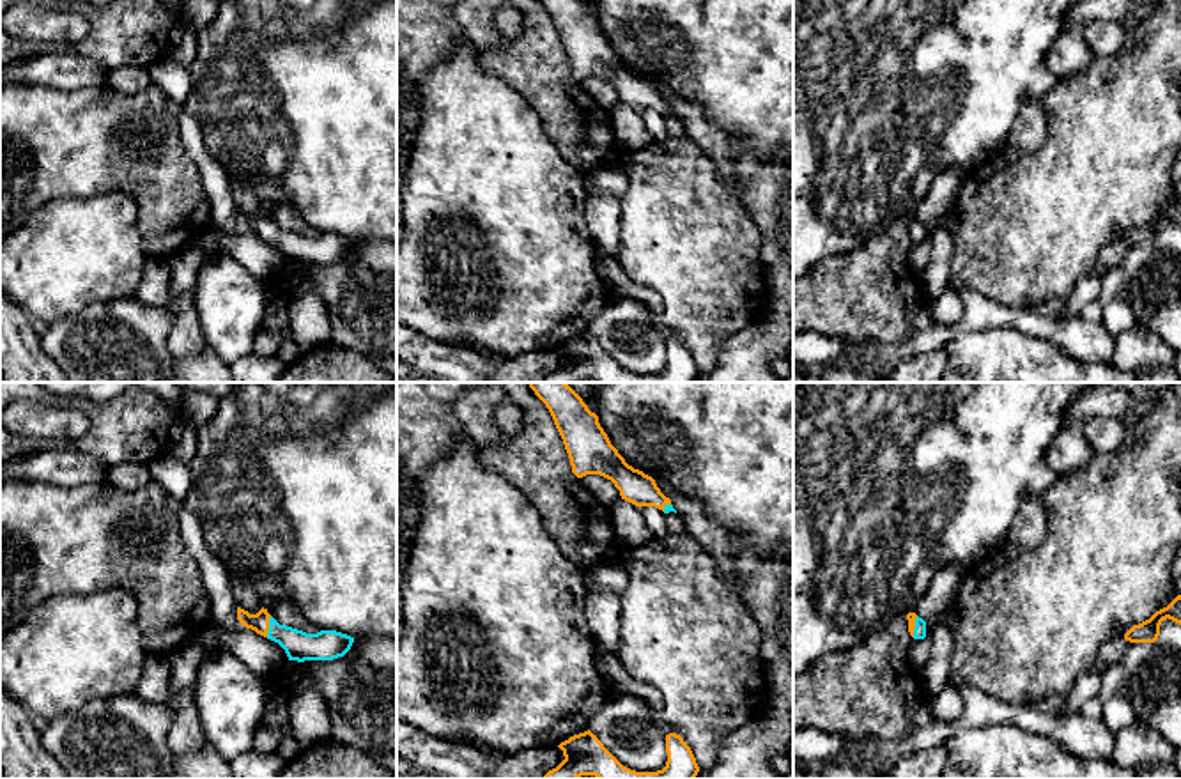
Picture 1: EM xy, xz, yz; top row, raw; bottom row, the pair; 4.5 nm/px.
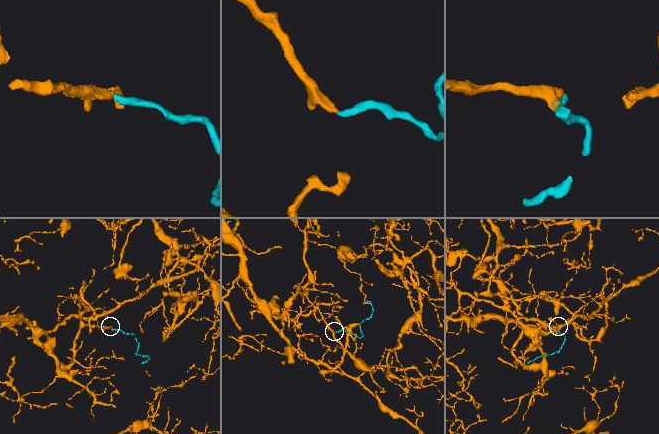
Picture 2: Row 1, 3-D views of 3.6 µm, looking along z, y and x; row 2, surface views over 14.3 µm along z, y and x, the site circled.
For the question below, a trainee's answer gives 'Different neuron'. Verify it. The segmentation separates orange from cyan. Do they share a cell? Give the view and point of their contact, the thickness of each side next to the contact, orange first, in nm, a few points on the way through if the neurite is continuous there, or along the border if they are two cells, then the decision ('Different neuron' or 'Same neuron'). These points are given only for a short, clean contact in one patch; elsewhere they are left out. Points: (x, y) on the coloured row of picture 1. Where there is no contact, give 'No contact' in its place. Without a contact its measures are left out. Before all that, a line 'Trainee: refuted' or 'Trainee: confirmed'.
Trainee: refuted
Touches orange at xy (268, 627). Thickness 90 nm (orange) against 140 nm. Path across: xy (259, 622), (268, 627), (298, 645). Same neuron

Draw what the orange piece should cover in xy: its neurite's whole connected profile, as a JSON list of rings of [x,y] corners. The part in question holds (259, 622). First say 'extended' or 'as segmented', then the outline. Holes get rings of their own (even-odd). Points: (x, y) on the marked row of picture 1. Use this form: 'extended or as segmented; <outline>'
extended; [[[237,607],[237,620],[243,627],[278,643],[285,650],[289,660],[297,662],[333,660],[343,657],[354,643],[354,637],[336,630],[306,634],[303,630],[280,625],[264,607],[257,614],[250,614]]]

